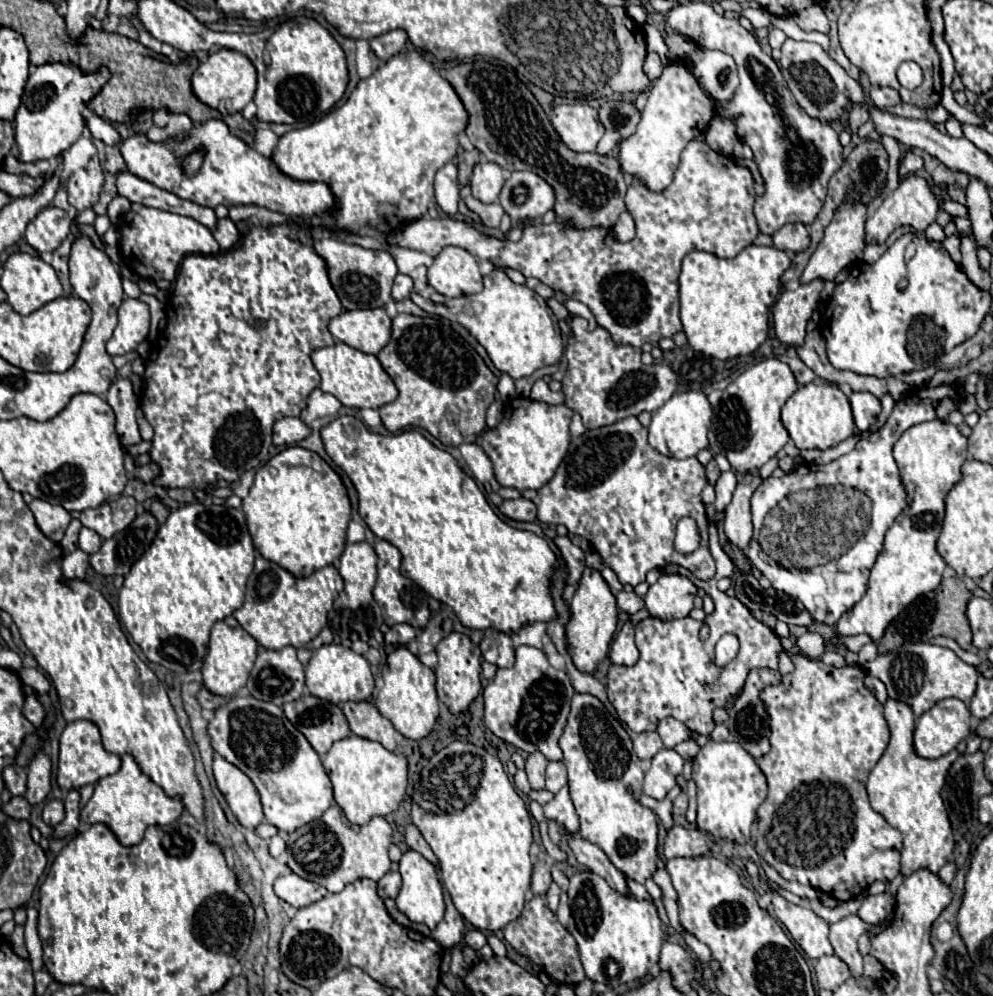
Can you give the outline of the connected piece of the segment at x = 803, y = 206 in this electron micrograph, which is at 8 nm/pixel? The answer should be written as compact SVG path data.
M705 2L677 4L665 14L665 20L675 32L691 38L703 48L715 48L733 56L737 64L741 82L735 90L735 96L731 96L727 104L713 104L721 116L727 116L735 122L739 140L753 150L755 162L763 176L765 194L757 196L753 206L759 232L771 236L789 222L801 222L805 226L811 224L823 210L831 176L843 162L843 148L837 140L837 132L829 122L815 120L807 116L803 108L799 108L777 62L761 50L755 36L747 32L739 20L719 16Z

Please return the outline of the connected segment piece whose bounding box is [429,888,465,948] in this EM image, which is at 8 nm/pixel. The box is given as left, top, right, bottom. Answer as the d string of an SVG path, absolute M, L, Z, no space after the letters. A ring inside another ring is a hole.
M443 888L443 898L445 898L445 916L429 936L433 940L437 940L443 948L451 948L451 946L457 946L463 940L465 922L463 922L461 914L455 910L451 896L445 888Z

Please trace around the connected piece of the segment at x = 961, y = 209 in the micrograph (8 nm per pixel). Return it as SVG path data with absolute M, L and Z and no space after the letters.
M947 198L942 202L941 207L952 217L966 217L968 213L966 206Z

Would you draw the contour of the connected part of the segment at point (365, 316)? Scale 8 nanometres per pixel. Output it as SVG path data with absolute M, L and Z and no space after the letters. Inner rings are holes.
M383 308L345 310L329 322L329 332L359 352L377 354L391 338L391 318Z

